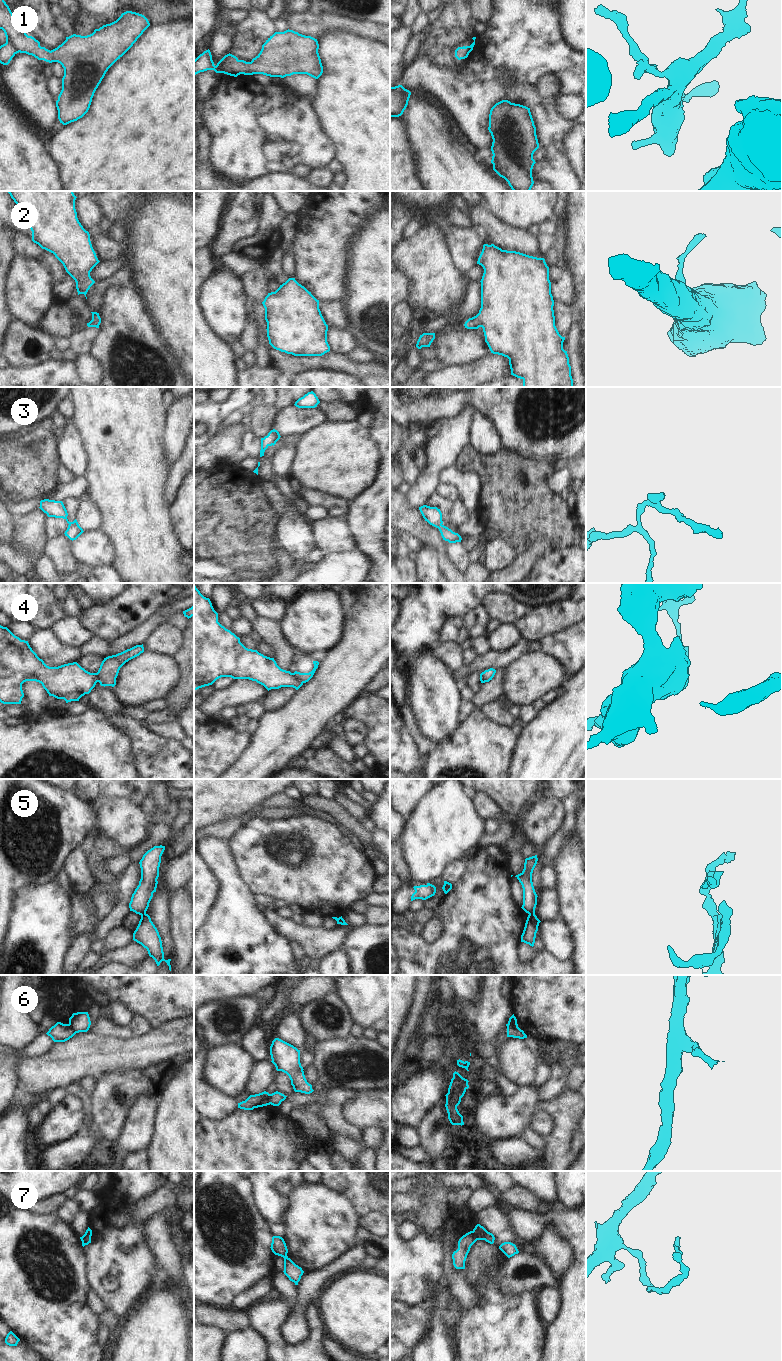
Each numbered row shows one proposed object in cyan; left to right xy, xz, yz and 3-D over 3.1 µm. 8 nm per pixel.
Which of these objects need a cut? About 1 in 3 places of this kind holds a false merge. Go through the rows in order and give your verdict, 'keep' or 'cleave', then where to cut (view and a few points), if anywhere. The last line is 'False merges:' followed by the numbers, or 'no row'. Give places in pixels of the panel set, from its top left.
1: keep | no cut
2: keep | no cut
3: keep | no cut
4: cleave | xz (292, 673), (298, 680), (303, 682)
5: cleave | yz (529, 913), (534, 914)
6: cleave | yz (508, 1023), (511, 1026), (517, 1026)
7: cleave | yz (472, 1231), (472, 1234), (477, 1239)
False merges: 4, 5, 6, 7

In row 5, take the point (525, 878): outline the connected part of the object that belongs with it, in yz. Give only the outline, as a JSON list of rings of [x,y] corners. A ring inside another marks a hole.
[[[537,855],[526,858],[523,871],[515,876],[523,888],[523,905],[521,908],[528,914],[535,914],[535,908],[537,905],[538,896],[532,882],[532,873],[537,861]]]

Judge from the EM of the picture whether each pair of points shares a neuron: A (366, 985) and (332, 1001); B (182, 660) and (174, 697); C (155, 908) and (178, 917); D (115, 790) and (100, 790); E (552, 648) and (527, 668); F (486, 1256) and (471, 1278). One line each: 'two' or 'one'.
A: two
B: one
C: two
D: one
E: two
F: one

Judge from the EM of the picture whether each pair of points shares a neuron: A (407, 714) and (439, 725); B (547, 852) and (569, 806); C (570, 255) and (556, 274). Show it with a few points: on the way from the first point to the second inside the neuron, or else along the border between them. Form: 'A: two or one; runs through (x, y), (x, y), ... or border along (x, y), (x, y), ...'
A: two; border along (409, 706), (420, 730), (429, 737)
B: one; runs through (557, 841), (568, 827), (569, 817)
C: two; border along (566, 266), (572, 276), (574, 288)

